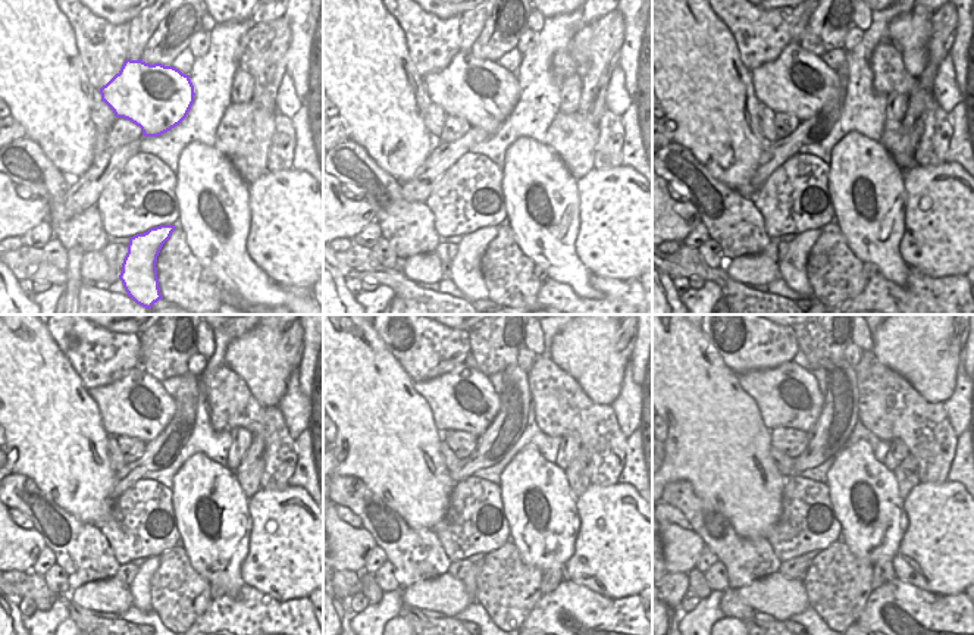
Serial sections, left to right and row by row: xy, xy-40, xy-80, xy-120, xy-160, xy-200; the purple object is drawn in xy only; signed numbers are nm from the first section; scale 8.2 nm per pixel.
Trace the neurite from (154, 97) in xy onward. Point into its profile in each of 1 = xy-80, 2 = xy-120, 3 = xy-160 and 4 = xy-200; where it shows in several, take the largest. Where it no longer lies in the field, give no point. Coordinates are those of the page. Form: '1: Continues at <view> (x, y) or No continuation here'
1: Continues at xy-80 (796, 81)
2: Continues at xy-120 (137, 404)
3: Continues at xy-160 (463, 399)
4: Continues at xy-200 (788, 396).

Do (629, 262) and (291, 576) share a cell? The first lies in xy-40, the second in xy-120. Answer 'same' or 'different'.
same

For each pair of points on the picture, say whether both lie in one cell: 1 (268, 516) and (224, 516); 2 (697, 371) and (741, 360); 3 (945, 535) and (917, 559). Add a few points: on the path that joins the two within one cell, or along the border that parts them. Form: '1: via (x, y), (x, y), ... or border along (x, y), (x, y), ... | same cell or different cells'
1: border along (247, 499), (250, 516), (249, 550) | different cells
2: border along (705, 335), (722, 360), (738, 375) | different cells
3: via (938, 543), (924, 556) | same cell

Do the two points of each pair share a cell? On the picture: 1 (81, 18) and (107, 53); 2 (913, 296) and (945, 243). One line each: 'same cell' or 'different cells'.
1: same cell
2: different cells

